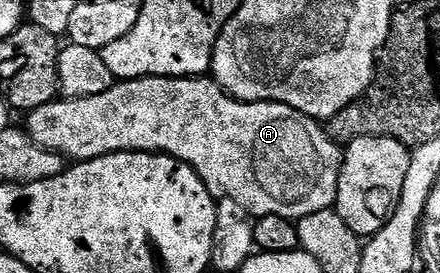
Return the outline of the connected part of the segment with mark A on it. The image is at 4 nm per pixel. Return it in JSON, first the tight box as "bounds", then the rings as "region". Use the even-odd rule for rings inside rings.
{"bounds":[26,77,342,221],"region":[[[189,77],[187,79],[129,79],[117,82],[106,93],[98,93],[98,97],[82,97],[81,99],[65,99],[57,97],[52,102],[42,105],[38,109],[27,112],[26,130],[28,135],[38,145],[50,149],[54,153],[64,156],[68,161],[83,161],[85,159],[97,159],[110,153],[119,151],[155,151],[157,155],[169,155],[186,165],[190,165],[202,177],[206,189],[212,198],[219,201],[229,199],[238,201],[249,216],[281,215],[293,221],[299,221],[310,213],[319,211],[331,211],[335,208],[338,197],[338,177],[342,162],[342,147],[335,139],[331,139],[327,130],[317,120],[311,119],[306,113],[298,109],[290,109],[290,105],[281,103],[243,103],[240,99],[234,99],[226,91],[221,91],[220,86],[208,77]]]}

